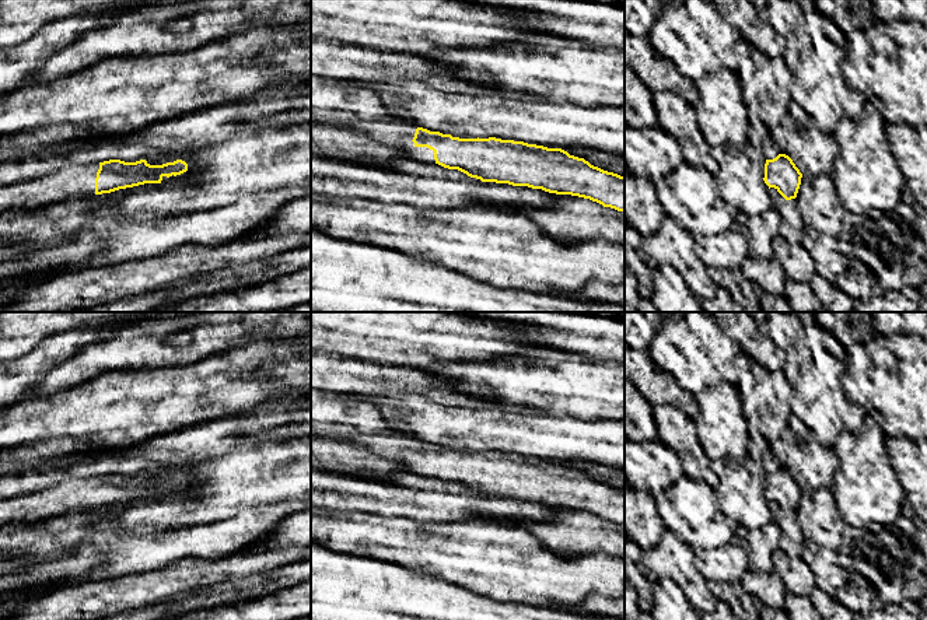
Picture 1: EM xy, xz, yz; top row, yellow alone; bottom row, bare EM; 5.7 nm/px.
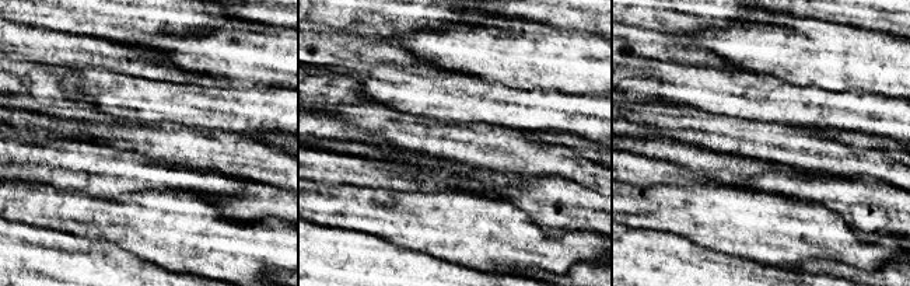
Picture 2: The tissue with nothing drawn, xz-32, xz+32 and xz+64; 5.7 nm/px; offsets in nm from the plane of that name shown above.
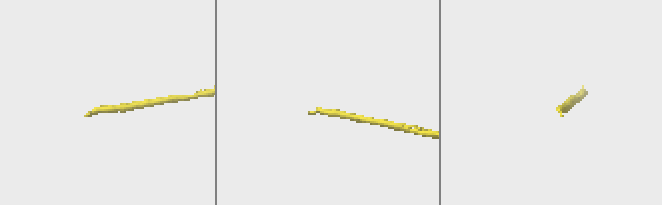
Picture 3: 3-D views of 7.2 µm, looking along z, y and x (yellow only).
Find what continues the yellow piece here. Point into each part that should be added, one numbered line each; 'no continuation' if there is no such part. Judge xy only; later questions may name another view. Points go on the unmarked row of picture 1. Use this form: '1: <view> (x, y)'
1: xy (72, 494)

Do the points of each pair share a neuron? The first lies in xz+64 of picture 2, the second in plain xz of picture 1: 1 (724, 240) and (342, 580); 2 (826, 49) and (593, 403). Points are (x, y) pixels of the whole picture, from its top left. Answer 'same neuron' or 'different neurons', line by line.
1: different neurons
2: same neuron

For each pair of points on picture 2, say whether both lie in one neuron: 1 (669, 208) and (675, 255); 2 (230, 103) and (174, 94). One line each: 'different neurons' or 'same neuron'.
1: different neurons
2: same neuron

